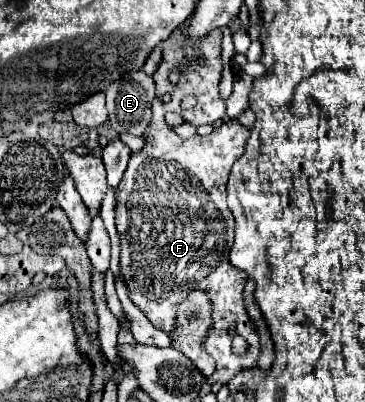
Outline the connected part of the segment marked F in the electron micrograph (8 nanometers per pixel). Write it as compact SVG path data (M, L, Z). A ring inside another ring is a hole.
M153 100L153 118L149 128L145 130L147 144L141 152L131 154L129 166L125 170L125 176L117 188L117 206L115 206L115 224L121 238L121 274L129 288L129 296L135 306L147 314L147 318L153 322L155 328L169 332L175 324L175 308L181 304L181 300L193 290L201 288L207 292L207 296L213 302L213 328L207 336L205 350L215 358L217 366L211 378L233 378L243 368L253 368L259 356L259 336L249 322L249 316L245 312L243 304L243 286L247 280L247 274L233 268L229 264L229 246L233 244L233 216L227 206L227 178L231 172L231 166L235 160L245 152L245 144L249 140L249 128L245 128L239 122L225 122L219 124L215 132L209 136L193 136L191 140L183 140L177 136L171 128L165 124L165 106L159 100ZM177 190L189 190L195 192L183 194L183 208L177 208ZM229 324L235 324L237 334L245 338L249 344L245 354L233 354L231 348L231 336L227 334Z

